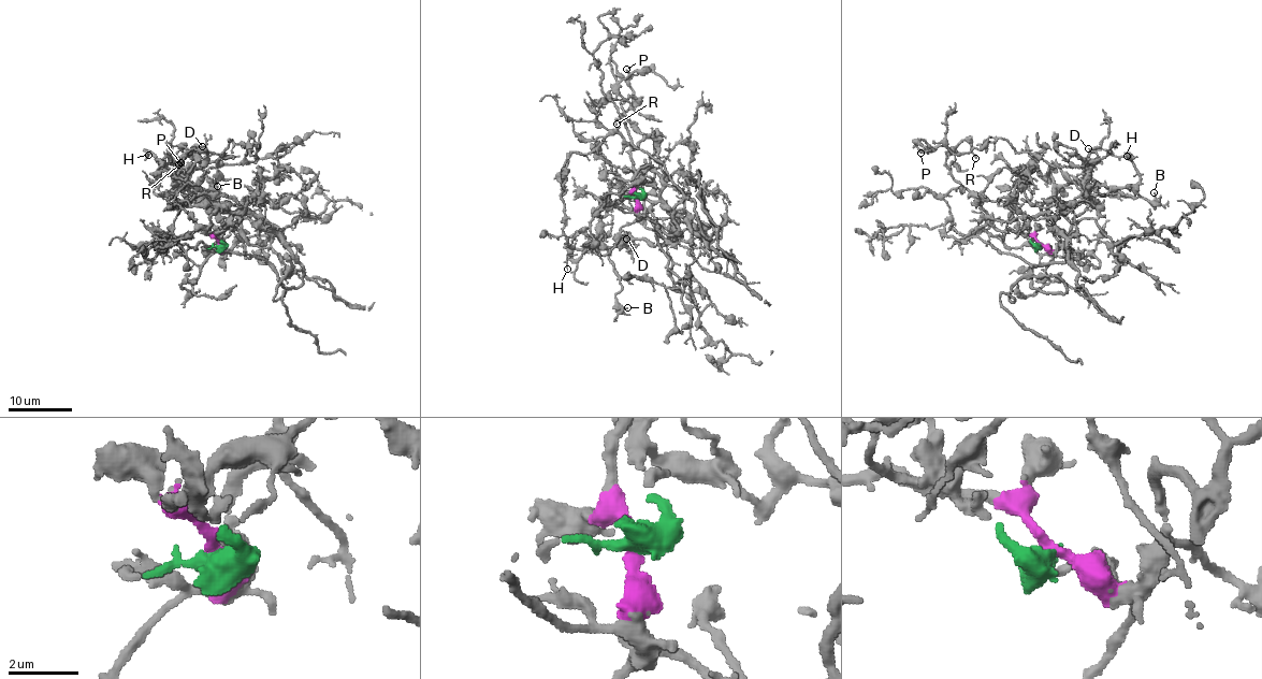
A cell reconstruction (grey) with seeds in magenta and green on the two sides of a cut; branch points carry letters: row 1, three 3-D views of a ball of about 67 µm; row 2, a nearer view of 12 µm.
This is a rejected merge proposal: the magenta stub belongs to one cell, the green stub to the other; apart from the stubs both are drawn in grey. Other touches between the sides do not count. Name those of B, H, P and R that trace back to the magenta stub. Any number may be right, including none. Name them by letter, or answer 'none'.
P, R

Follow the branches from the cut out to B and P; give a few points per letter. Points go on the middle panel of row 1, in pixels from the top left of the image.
B: (638, 198), (639, 179), (658, 190), (656, 201), (622, 198), (600, 220), (622, 287), (617, 304), (627, 307)
P: (636, 198), (632, 153), (644, 136), (622, 104), (630, 96), (637, 99), (633, 97), (625, 70)

